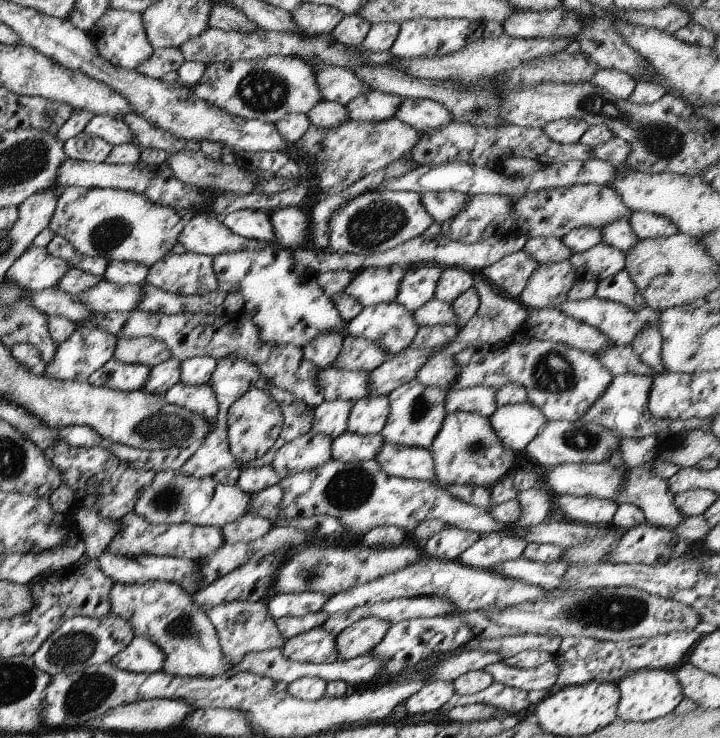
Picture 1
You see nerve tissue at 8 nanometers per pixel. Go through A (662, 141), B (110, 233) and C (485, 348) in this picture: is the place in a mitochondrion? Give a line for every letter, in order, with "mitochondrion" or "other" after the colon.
A: mitochondrion
B: mitochondrion
C: other

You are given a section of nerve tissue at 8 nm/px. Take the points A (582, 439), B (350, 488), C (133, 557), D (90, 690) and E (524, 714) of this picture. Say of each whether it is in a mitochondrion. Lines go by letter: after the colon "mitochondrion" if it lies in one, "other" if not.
A: mitochondrion
B: mitochondrion
C: other
D: mitochondrion
E: other

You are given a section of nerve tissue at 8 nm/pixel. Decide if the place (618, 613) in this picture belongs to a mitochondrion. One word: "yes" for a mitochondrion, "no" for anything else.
yes

